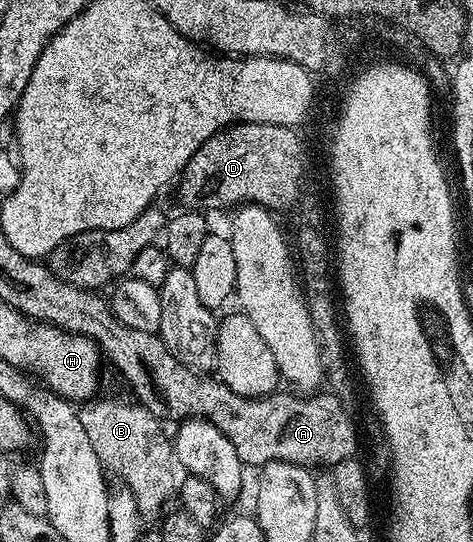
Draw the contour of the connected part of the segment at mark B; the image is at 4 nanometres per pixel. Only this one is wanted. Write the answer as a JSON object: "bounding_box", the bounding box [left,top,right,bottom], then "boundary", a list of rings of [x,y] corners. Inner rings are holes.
{"bounding_box":[78,397,189,519],"boundary":[[[92,397],[78,407],[82,427],[93,442],[100,464],[111,474],[123,477],[122,485],[137,500],[139,517],[158,519],[168,509],[167,501],[178,495],[181,484],[189,477],[181,460],[177,460],[172,435],[163,431],[160,415],[149,412],[138,401],[99,397]]]}

